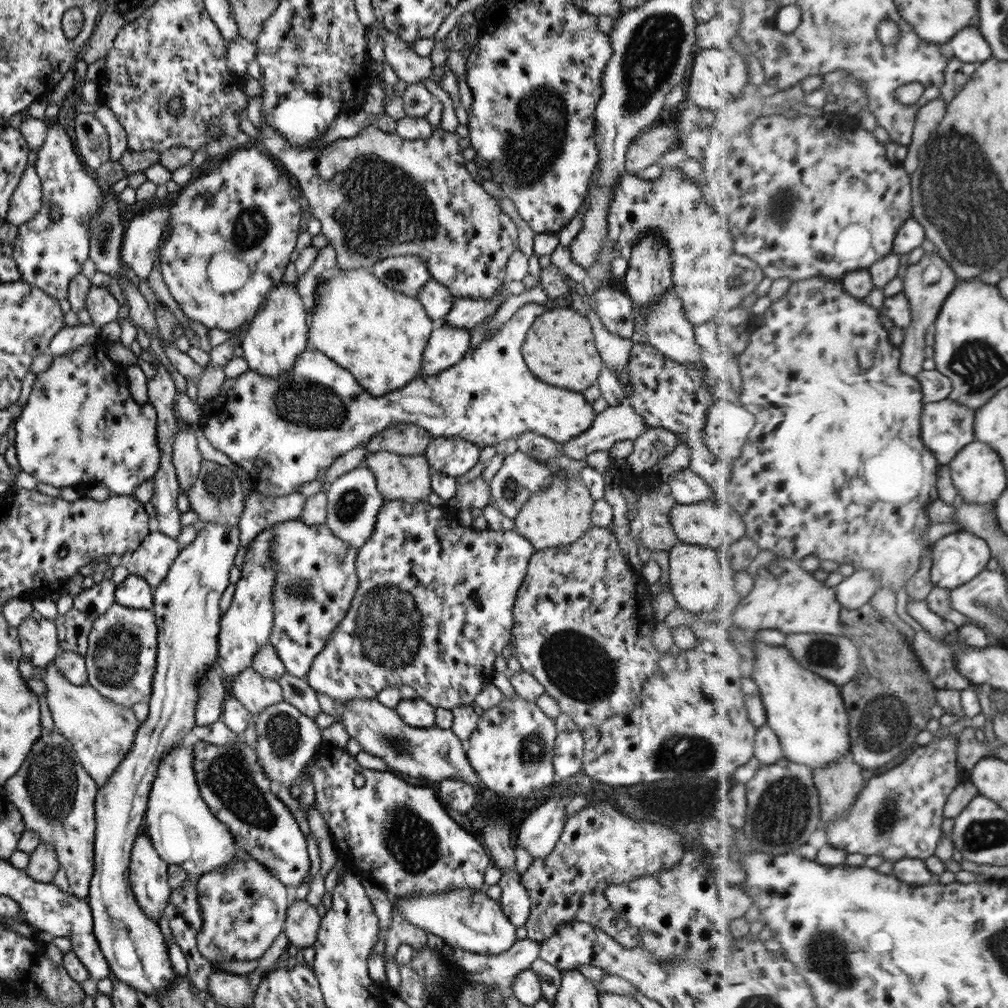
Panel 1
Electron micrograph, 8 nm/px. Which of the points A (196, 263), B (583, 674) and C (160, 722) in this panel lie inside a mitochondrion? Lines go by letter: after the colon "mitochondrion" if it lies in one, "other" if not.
A: other
B: mitochondrion
C: other

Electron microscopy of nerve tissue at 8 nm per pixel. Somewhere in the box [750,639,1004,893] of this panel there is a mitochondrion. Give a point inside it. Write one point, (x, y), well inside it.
(888, 721)

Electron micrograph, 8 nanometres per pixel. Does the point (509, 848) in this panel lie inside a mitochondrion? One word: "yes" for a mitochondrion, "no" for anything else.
no

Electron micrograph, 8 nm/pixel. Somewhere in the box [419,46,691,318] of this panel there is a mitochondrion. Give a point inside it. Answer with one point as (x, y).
(531, 147)

